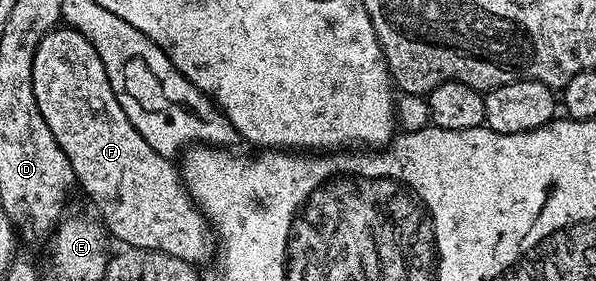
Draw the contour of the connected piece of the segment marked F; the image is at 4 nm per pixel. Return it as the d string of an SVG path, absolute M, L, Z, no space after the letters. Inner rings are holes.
M56 25L41 37L41 41L37 45L37 53L33 57L33 97L41 117L45 117L45 125L49 125L49 133L53 133L57 145L61 145L61 149L65 153L65 157L69 157L69 165L73 165L78 190L80 192L83 190L95 202L96 209L94 208L94 210L112 240L120 239L123 242L122 246L127 249L136 247L146 251L160 251L166 255L183 259L192 265L200 265L199 263L205 262L210 255L212 258L216 254L217 236L211 224L207 222L206 215L199 210L194 199L191 198L191 194L184 187L180 168L176 164L174 167L171 164L174 162L168 156L157 153L157 149L153 149L153 145L149 145L149 141L145 141L145 137L141 137L141 133L137 133L137 129L133 129L129 117L125 117L125 109L121 109L121 105L113 93L113 85L109 85L109 73L105 73L105 65L97 53L97 49L93 49L93 45L81 32L66 25Z

